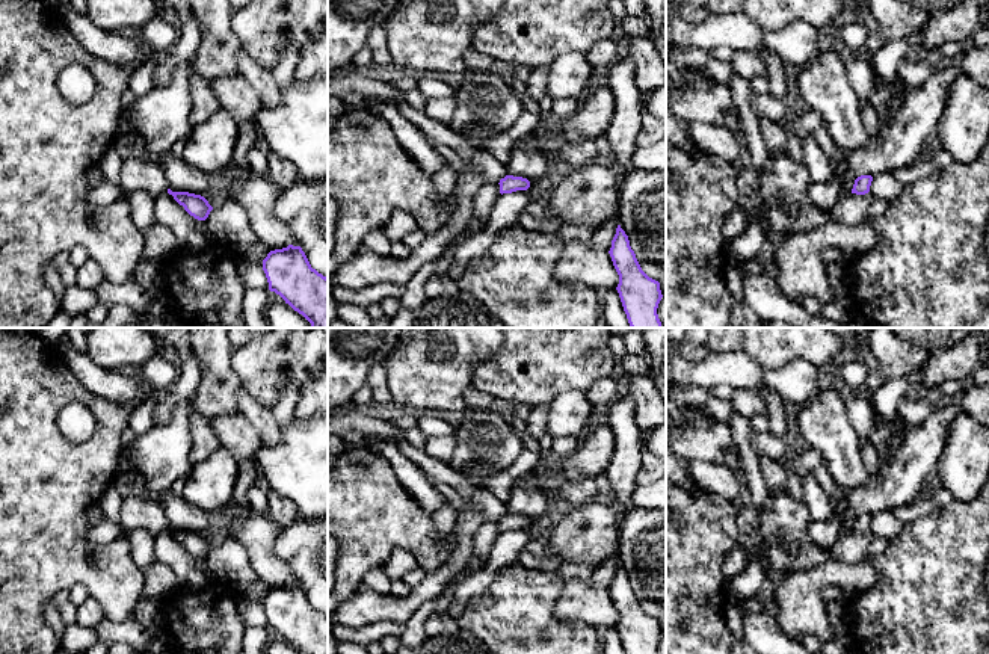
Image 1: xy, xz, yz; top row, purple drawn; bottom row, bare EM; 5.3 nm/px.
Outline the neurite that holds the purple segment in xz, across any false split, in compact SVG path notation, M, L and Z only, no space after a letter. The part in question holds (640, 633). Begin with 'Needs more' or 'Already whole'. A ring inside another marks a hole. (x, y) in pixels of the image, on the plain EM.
Already whole. M618 563L608 589L619 613L616 625L627 654L658 654L657 646L663 636L660 621L649 616L640 606L628 574Z

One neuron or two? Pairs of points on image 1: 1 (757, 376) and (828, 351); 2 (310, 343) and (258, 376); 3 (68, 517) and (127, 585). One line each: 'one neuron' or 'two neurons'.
1: two neurons
2: one neuron
3: one neuron

